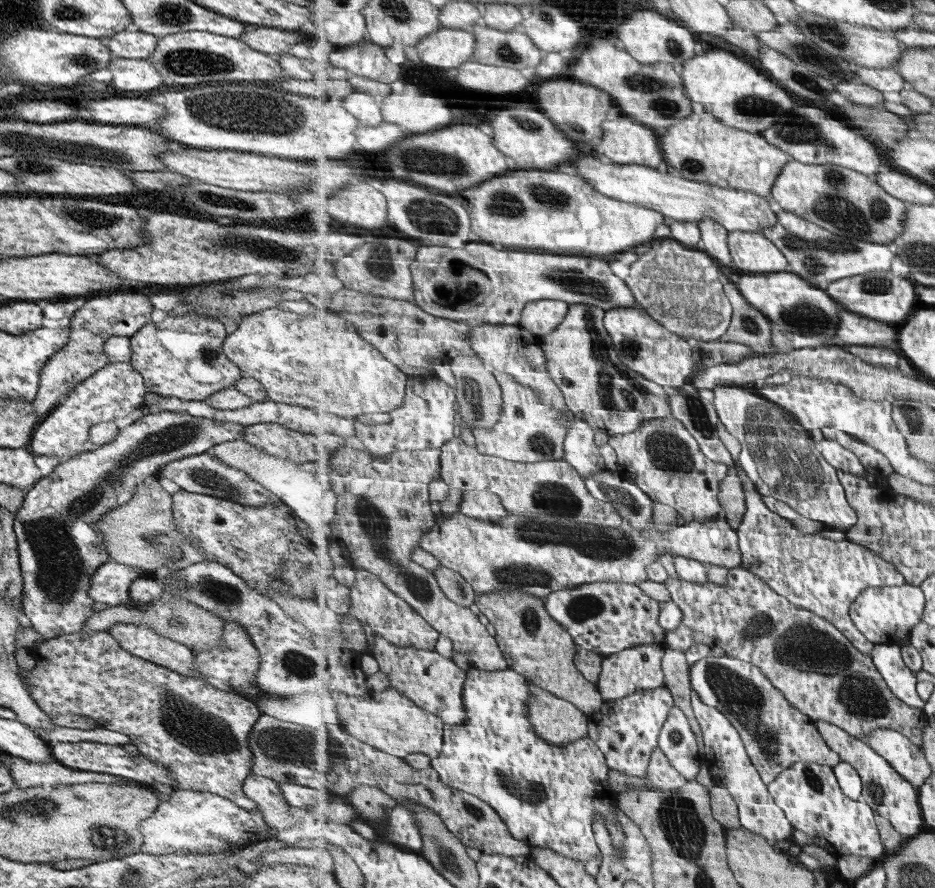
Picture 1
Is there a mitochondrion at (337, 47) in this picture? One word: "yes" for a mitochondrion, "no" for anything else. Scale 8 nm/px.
no

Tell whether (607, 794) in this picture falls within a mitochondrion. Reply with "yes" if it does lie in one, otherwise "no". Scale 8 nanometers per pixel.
no

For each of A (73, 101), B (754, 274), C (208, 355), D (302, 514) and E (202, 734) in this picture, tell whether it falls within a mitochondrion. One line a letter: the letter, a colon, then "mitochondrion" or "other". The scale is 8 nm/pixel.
A: other
B: other
C: mitochondrion
D: other
E: mitochondrion

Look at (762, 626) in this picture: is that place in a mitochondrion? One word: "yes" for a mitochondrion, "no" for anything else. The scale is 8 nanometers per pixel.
yes

